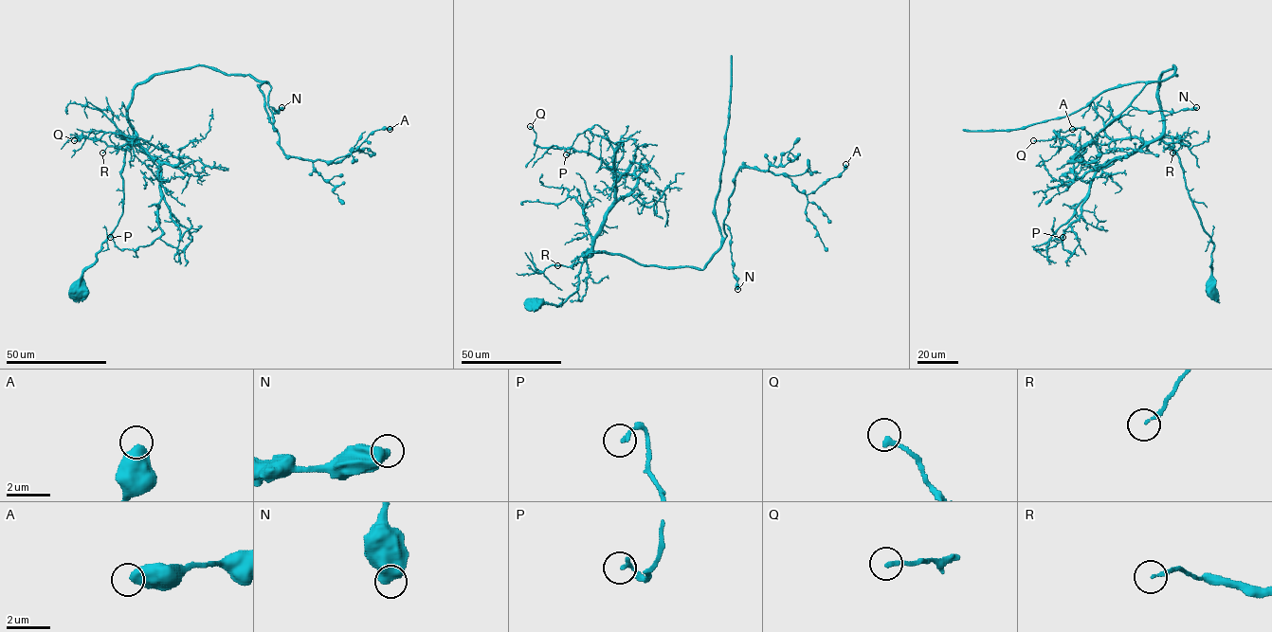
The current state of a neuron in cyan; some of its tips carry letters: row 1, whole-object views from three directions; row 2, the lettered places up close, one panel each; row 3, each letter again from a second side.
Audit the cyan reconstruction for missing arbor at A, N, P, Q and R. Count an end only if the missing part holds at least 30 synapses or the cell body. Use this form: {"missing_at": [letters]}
{"missing_at": []}

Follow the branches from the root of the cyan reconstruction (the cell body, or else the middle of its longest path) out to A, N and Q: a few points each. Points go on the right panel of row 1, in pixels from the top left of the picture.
A: (1213, 292), (1213, 243), (1160, 138), (1158, 81), (1174, 67), (1075, 154), (1095, 162), (1099, 146), (1072, 129)
N: (1213, 292), (1213, 243), (1179, 156), (1160, 138), (1158, 81), (1174, 67), (1131, 103), (1196, 107)
Q: (1213, 292), (1213, 243), (1168, 145), (1147, 141), (1096, 165), (1056, 132), (1055, 140), (1033, 140)

